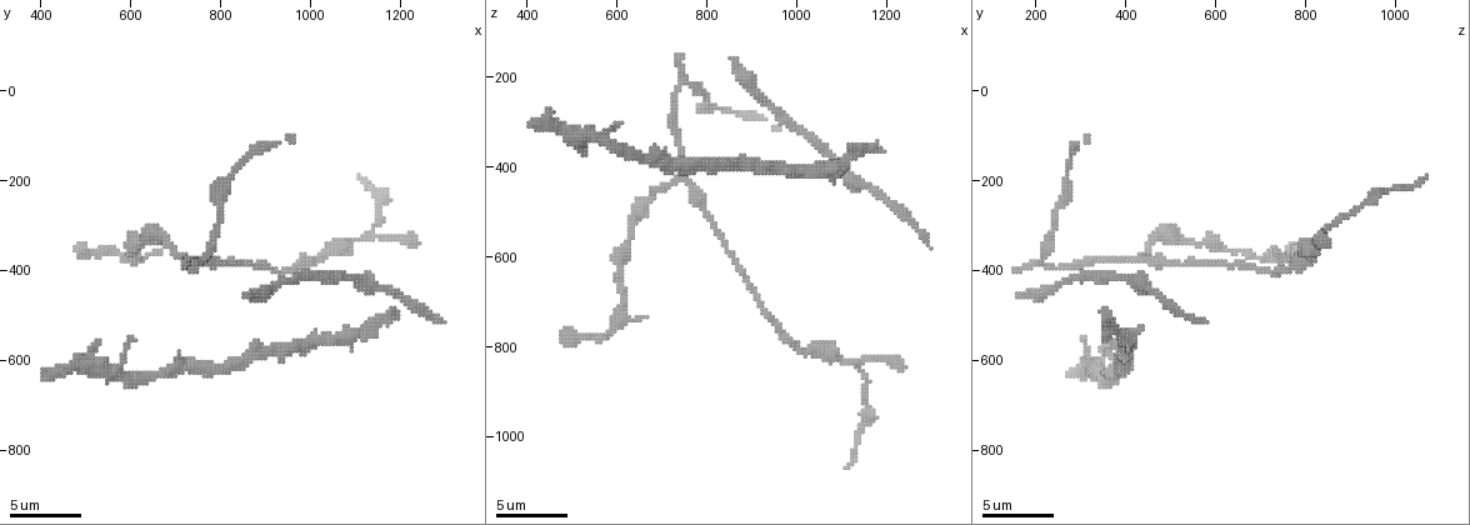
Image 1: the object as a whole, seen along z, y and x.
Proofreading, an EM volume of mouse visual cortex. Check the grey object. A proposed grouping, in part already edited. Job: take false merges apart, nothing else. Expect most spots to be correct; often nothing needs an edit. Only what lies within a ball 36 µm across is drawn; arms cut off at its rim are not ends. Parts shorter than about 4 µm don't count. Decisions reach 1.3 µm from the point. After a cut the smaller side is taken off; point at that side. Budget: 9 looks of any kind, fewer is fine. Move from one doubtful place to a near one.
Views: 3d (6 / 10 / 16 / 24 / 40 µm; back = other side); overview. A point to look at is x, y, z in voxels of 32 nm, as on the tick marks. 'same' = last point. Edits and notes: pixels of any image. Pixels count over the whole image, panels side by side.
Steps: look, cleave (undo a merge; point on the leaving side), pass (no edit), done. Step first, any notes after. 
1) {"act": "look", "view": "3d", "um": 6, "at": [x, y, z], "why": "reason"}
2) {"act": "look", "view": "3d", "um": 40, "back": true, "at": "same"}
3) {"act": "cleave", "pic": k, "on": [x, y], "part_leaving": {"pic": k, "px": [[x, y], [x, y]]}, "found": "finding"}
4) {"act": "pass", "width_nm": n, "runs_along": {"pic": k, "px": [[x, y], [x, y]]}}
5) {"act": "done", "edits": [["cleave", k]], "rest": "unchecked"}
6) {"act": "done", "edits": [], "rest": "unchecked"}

{"act": "look", "view": "3d", "um": 6, "at": [615, 365, 685], "why": "calibre changes"}

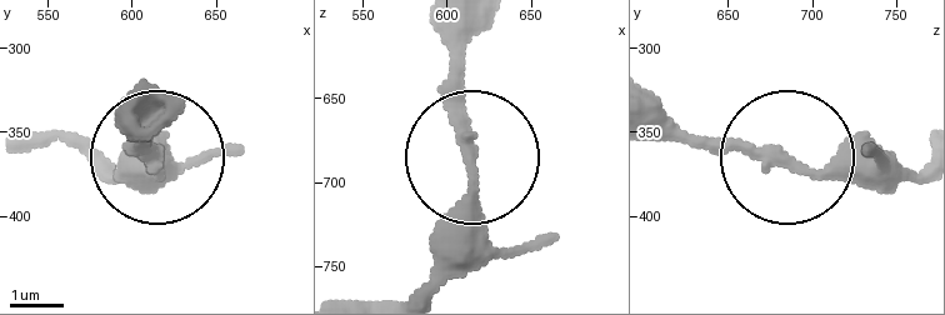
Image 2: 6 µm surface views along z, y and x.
{"act": "look", "view": "3d", "um": 6, "back": true, "at": [612, 366, 684], "why": "other side"}

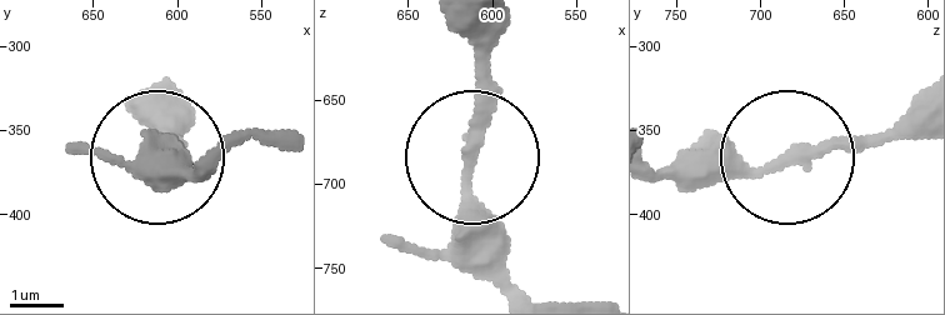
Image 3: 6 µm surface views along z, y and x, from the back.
{"act": "pass", "runs_along": {"pic": 3, "px": [[454, 26], [473, 66], [473, 200], [499, 276]]}, "found": "all the same neuron"}

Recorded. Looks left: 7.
{"act": "look", "view": "3d", "um": 10, "at": [1005, 375, 805], "why": "narrows sharply"}

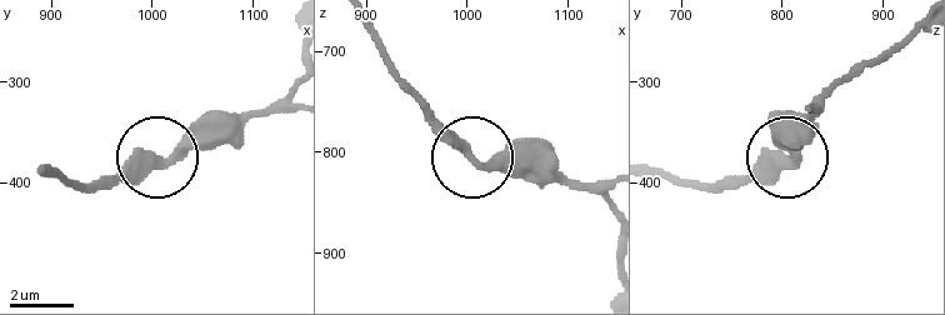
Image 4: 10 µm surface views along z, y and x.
{"act": "look", "view": "3d", "um": 6, "at": [1012, 378, 808]}

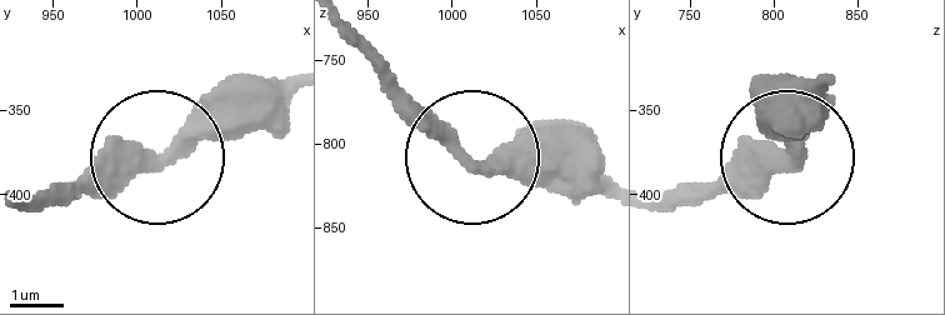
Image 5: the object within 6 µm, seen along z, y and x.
{"act": "pass", "runs_along": {"pic": 5, "px": [[23, 196], [116, 188], [224, 134], [286, 134]]}, "found": "continuous, no second neuron"}

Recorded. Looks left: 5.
{"act": "look", "view": "3d", "um": 10, "at": [680, 325, 475], "why": "thick turns thin"}

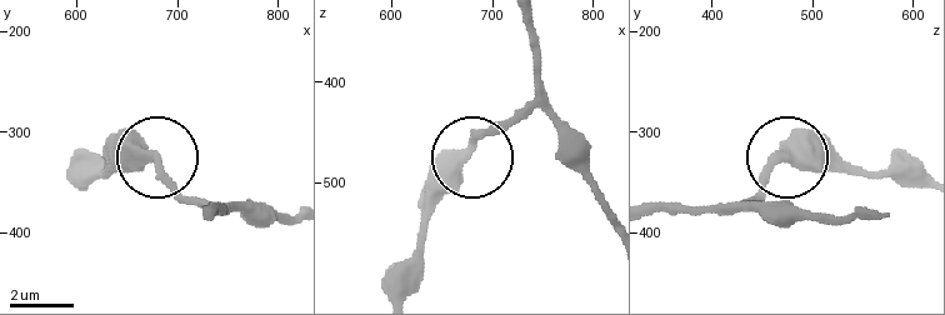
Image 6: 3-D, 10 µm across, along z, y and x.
{"act": "look", "view": "3d", "um": 10, "back": true, "at": [674, 328, 470]}

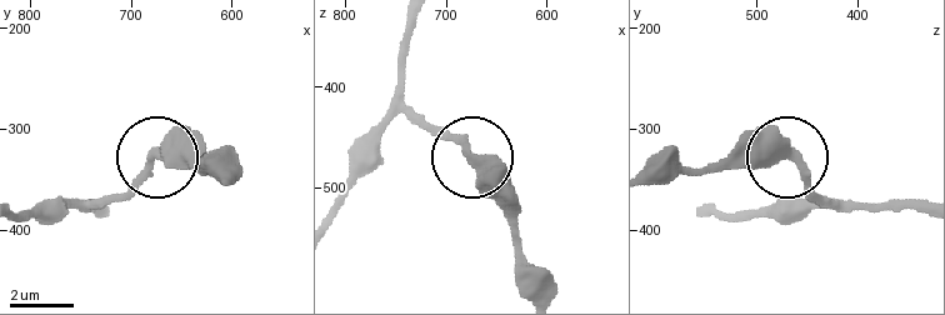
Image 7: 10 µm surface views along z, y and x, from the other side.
{"act": "pass", "found": "one neuron here"}

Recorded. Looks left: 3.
{"act": "look", "view": "3d", "um": 10, "at": [735, 380, 330], "why": "sudden change in width"}

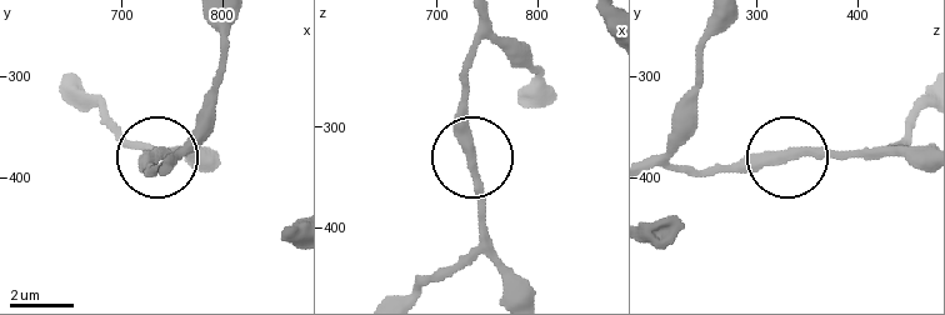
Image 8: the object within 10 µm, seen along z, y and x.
{"act": "pass", "width_nm": 300, "found": "all the same neuron"}

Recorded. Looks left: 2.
{"act": "done", "edits": [], "rest": "unchecked"}

